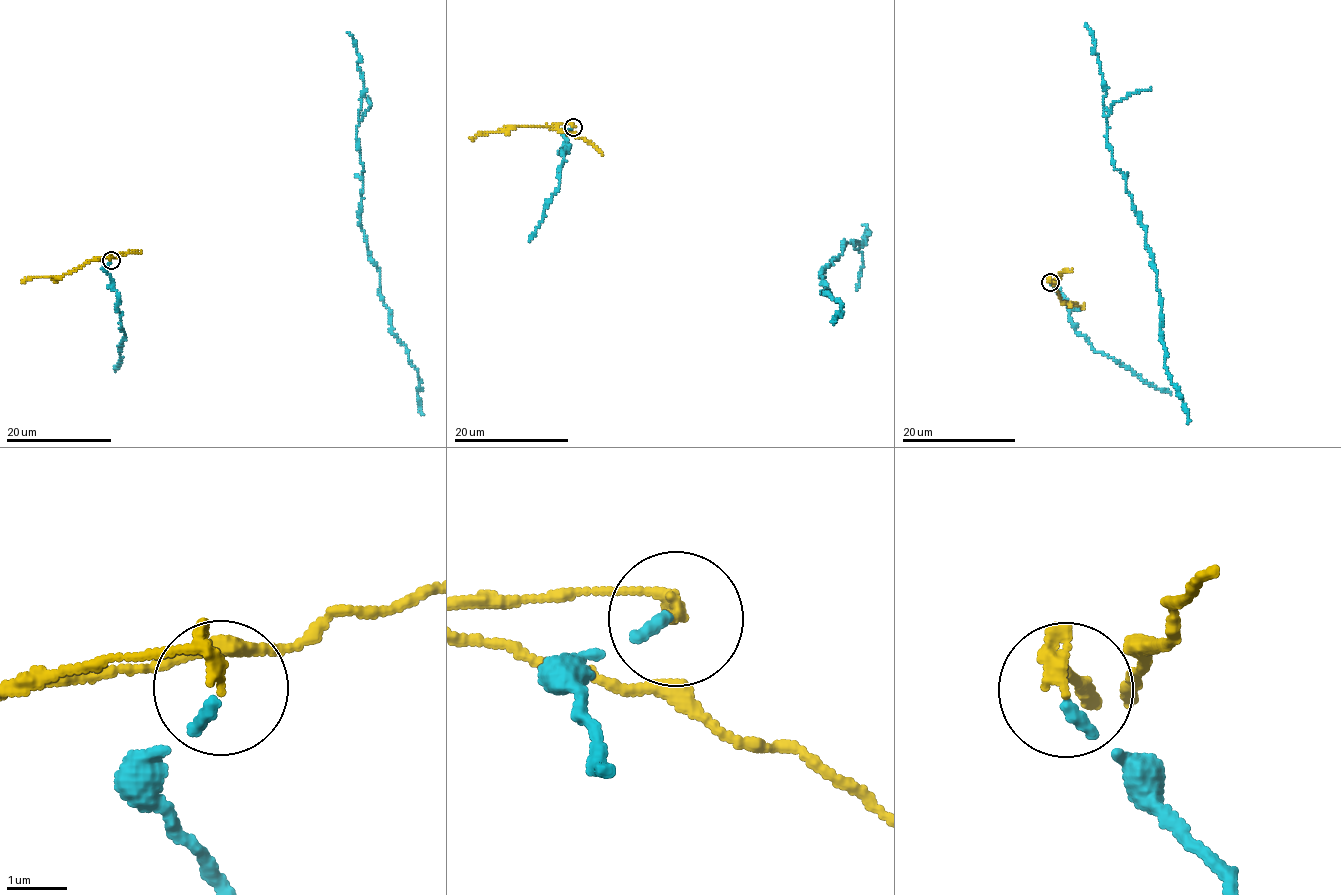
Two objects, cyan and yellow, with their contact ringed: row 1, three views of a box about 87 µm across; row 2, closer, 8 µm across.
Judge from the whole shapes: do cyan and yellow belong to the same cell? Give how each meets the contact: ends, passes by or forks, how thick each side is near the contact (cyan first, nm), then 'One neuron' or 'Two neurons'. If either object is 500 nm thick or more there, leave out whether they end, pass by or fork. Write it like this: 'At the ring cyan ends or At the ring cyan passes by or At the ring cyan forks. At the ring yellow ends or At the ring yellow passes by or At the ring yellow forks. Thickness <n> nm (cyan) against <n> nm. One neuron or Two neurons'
At the ring cyan ends. At the ring yellow ends. Thickness 190 nm (cyan) against 220 nm. Two neurons

